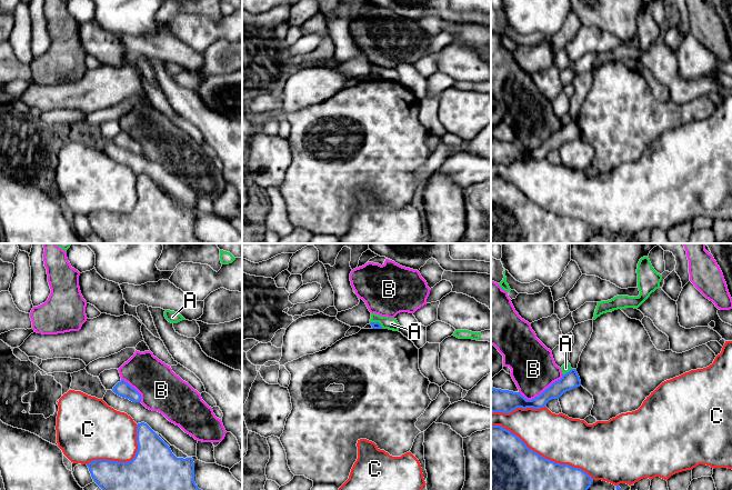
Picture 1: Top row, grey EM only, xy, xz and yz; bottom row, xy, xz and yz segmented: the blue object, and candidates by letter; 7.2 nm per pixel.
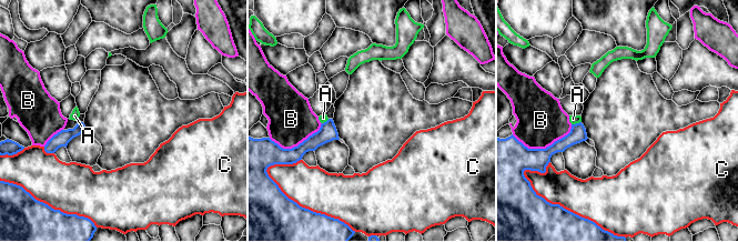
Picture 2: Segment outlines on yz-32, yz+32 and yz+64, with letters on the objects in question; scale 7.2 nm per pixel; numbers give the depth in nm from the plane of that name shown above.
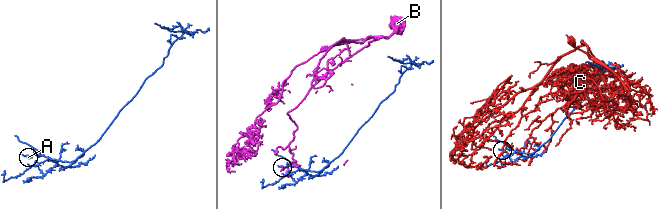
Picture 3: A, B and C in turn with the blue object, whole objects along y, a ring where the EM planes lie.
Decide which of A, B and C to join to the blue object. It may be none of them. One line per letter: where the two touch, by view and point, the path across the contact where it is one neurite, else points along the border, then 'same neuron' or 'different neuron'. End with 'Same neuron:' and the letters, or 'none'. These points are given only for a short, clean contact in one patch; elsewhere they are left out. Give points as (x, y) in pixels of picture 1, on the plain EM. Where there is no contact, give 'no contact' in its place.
A: contact yz (567, 123); border yz (571, 119), (563, 126); different neuron
B: contact yz (542, 143); different neuron
C: contact yz (541, 207); different neuron
Same neuron: none

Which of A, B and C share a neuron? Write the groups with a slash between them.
A / B / C

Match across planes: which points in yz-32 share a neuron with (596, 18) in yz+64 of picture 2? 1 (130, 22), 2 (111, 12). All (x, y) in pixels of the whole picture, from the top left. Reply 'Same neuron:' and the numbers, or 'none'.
Same neuron: 1, 2

